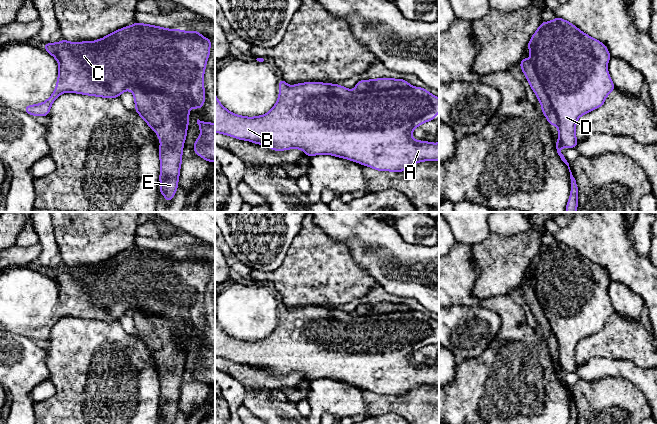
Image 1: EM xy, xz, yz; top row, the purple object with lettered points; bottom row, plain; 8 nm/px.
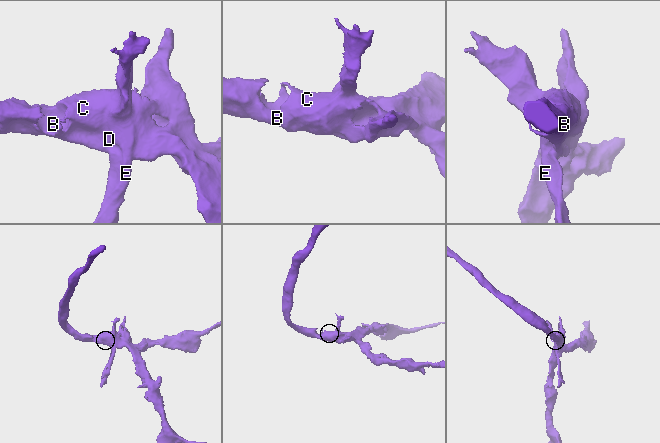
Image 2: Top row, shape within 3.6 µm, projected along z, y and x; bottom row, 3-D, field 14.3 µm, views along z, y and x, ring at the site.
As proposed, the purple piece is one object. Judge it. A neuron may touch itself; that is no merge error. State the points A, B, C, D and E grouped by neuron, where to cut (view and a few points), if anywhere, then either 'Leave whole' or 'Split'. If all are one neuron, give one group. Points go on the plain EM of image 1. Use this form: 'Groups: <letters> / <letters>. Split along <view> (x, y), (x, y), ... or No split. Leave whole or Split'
Groups: A B C D / E. Split along xy (132, 313), (162, 316), (174, 336), (181, 325), (189, 333). Split

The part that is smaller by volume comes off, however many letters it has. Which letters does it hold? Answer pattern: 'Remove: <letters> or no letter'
Remove: E

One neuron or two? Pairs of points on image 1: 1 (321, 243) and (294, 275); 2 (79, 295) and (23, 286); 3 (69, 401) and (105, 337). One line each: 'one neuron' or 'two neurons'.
1: one neuron
2: one neuron
3: one neuron

